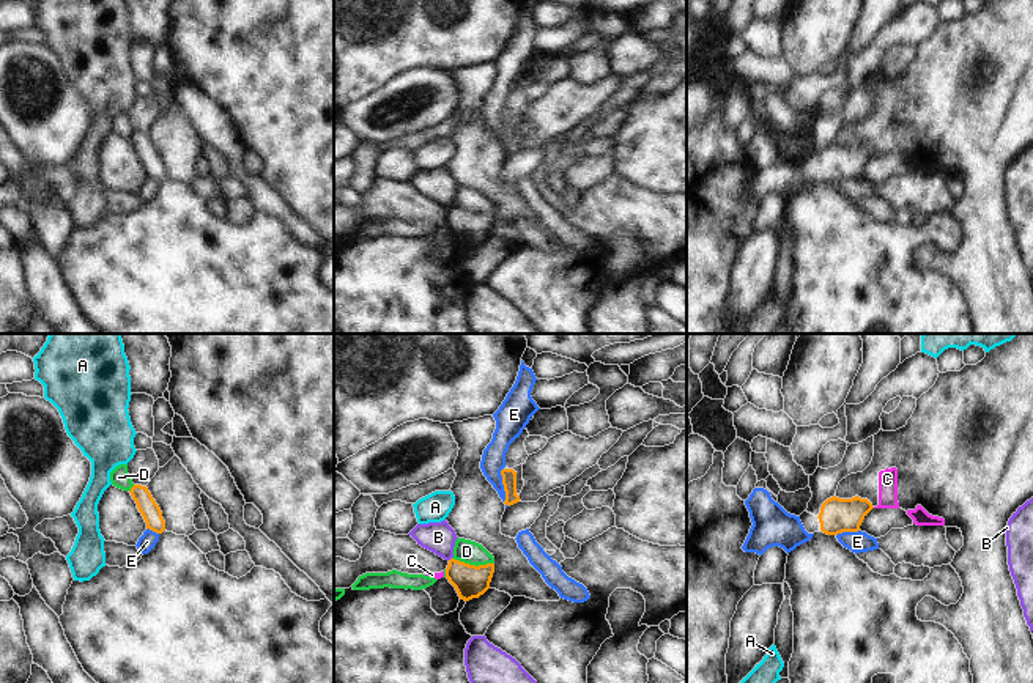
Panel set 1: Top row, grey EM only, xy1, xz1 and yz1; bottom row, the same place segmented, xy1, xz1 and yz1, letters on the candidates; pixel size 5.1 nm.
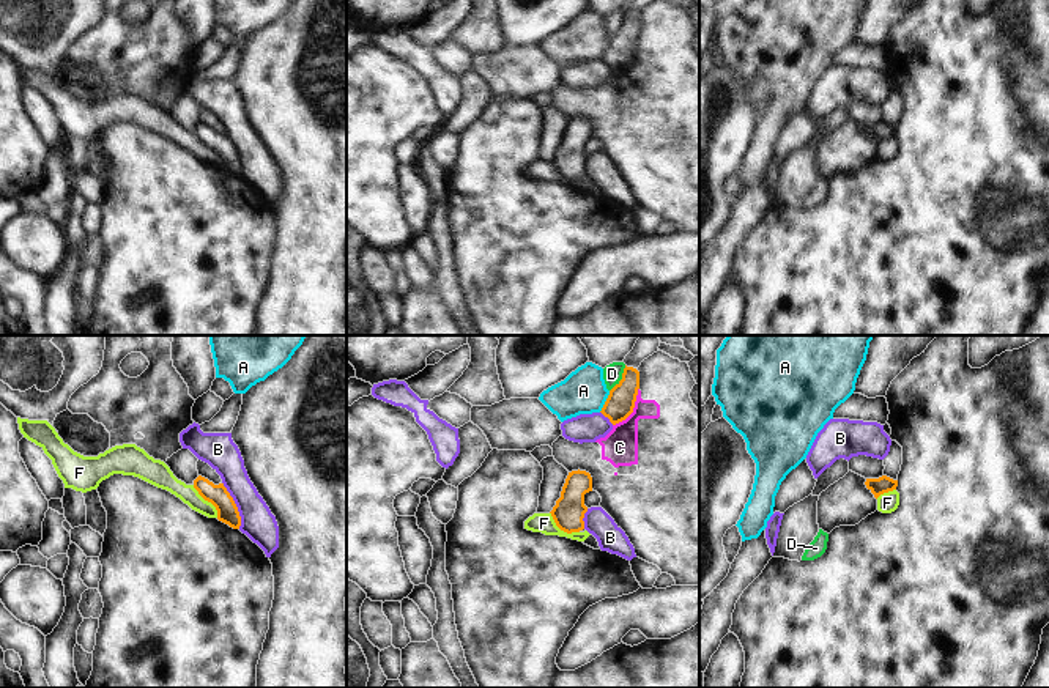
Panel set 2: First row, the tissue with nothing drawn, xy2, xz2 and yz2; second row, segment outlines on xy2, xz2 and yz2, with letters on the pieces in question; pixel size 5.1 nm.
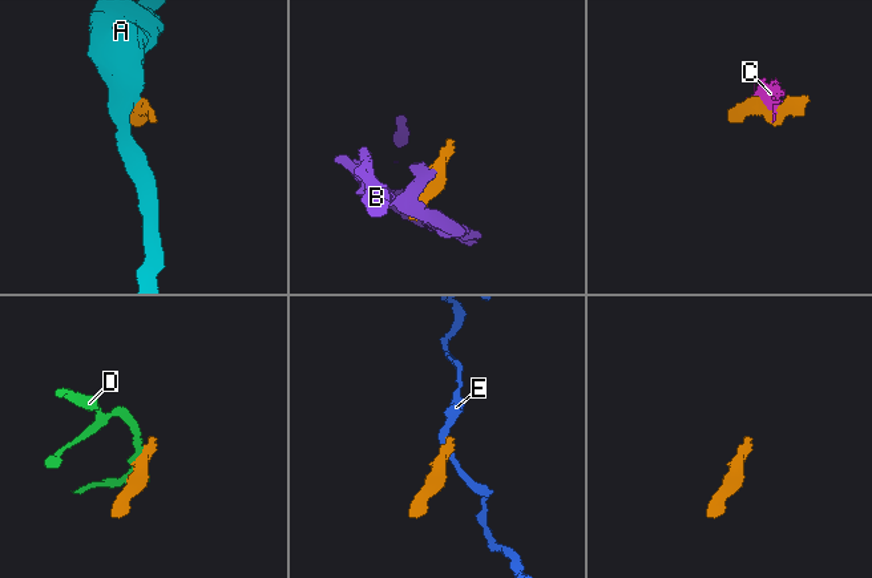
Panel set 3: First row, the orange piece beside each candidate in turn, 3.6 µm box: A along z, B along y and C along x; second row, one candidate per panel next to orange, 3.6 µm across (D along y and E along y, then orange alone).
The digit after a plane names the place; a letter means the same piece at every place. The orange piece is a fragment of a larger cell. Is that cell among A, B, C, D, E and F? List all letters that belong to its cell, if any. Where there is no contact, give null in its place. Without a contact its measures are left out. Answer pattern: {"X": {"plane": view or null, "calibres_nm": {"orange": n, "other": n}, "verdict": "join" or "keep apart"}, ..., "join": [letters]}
{"A": {"plane": "xz2", "calibres_nm": {"orange": 150, "other": 220}, "verdict": "keep apart"}, "B": {"plane": "xy2", "calibres_nm": {"orange": 110, "other": 170}, "verdict": "keep apart"}, "C": {"plane": "xz2", "calibres_nm": {"orange": 150, "other": 180}, "verdict": "keep apart"}, "D": {"plane": "xz1", "calibres_nm": {"orange": 170, "other": 120}, "verdict": "keep apart"}, "E": {"plane": "xz1", "calibres_nm": {"orange": 80, "other": 130}, "verdict": "keep apart"}, "F": {"plane": "xy2", "calibres_nm": {"orange": 110, "other": 90}, "verdict": "keep apart"}, "join": []}

